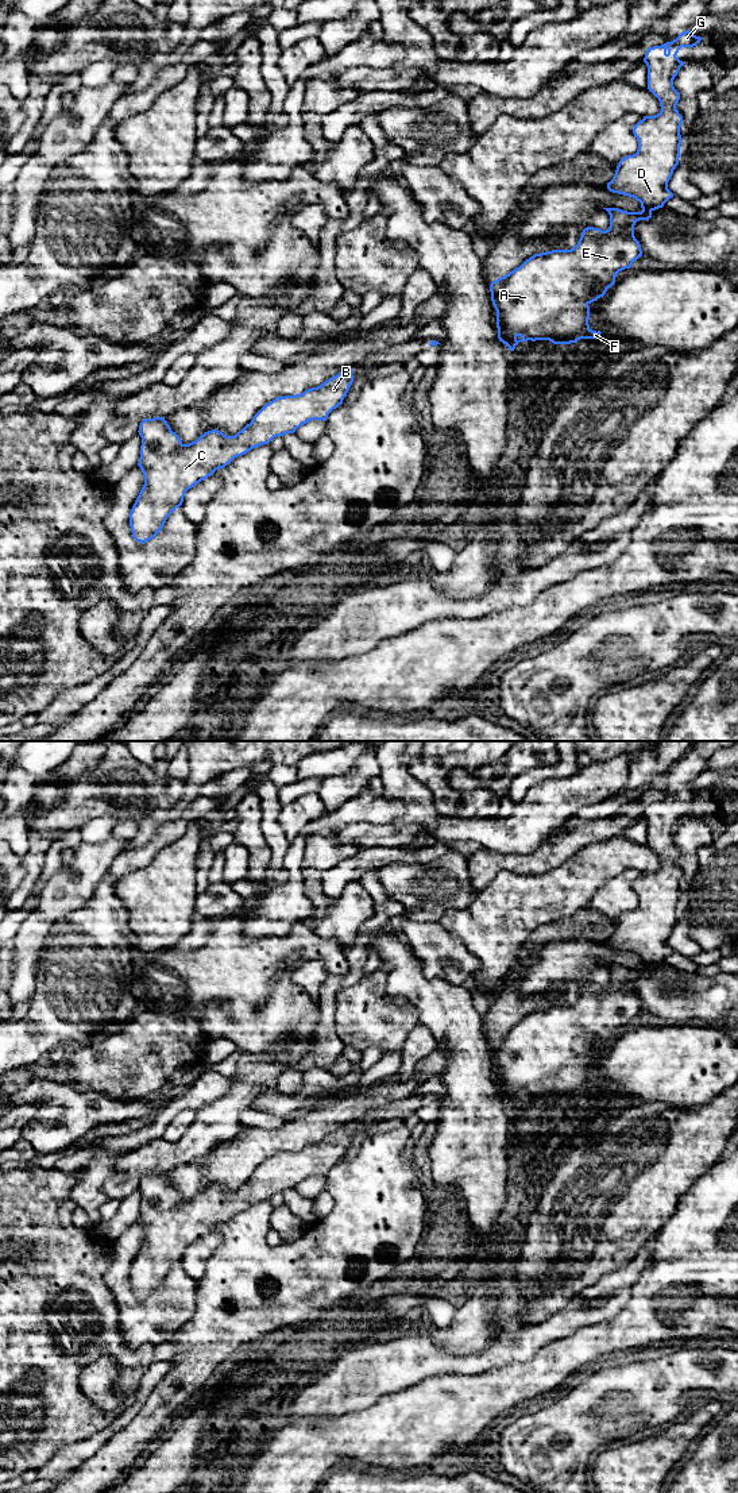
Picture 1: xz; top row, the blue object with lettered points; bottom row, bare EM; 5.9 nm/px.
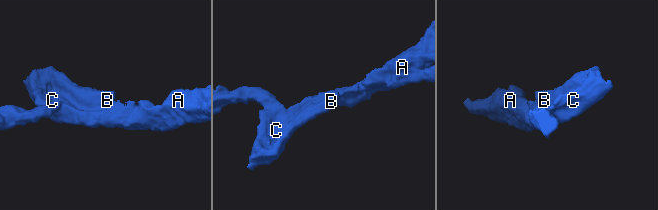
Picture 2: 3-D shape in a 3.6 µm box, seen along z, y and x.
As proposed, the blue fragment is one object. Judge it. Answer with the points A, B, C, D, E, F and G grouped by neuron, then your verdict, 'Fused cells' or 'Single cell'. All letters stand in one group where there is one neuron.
Groups: A B C D E F G. Single cell

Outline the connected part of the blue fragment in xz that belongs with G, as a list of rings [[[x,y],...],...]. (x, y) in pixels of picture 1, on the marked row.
[[[689,30],[681,32],[672,42],[649,47],[644,62],[648,66],[648,89],[660,101],[661,111],[654,116],[645,116],[638,121],[633,134],[638,140],[638,150],[622,158],[607,189],[613,193],[635,198],[641,202],[641,212],[627,212],[618,208],[603,208],[610,215],[606,231],[587,227],[577,244],[571,250],[552,250],[534,254],[519,267],[492,281],[491,301],[496,310],[498,339],[514,351],[519,342],[549,340],[553,344],[571,344],[580,339],[599,339],[600,331],[592,331],[588,324],[590,304],[603,297],[615,283],[619,271],[630,269],[642,256],[640,242],[634,236],[634,225],[640,220],[649,220],[652,212],[662,208],[673,197],[668,182],[679,165],[683,116],[676,109],[680,93],[673,80],[684,65],[676,55],[681,47],[693,47],[703,38]]]

